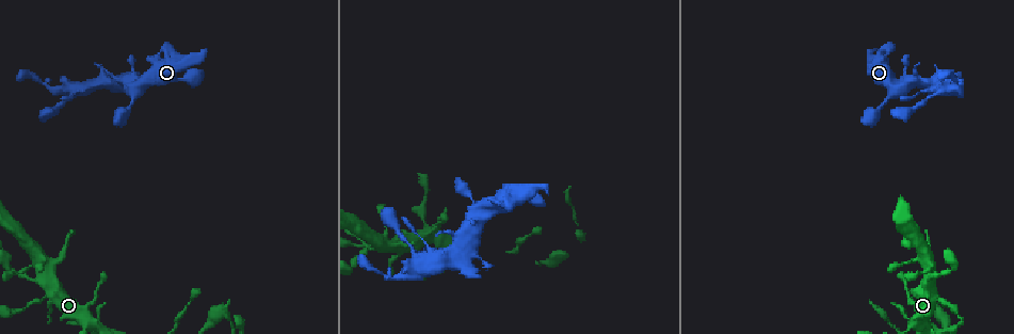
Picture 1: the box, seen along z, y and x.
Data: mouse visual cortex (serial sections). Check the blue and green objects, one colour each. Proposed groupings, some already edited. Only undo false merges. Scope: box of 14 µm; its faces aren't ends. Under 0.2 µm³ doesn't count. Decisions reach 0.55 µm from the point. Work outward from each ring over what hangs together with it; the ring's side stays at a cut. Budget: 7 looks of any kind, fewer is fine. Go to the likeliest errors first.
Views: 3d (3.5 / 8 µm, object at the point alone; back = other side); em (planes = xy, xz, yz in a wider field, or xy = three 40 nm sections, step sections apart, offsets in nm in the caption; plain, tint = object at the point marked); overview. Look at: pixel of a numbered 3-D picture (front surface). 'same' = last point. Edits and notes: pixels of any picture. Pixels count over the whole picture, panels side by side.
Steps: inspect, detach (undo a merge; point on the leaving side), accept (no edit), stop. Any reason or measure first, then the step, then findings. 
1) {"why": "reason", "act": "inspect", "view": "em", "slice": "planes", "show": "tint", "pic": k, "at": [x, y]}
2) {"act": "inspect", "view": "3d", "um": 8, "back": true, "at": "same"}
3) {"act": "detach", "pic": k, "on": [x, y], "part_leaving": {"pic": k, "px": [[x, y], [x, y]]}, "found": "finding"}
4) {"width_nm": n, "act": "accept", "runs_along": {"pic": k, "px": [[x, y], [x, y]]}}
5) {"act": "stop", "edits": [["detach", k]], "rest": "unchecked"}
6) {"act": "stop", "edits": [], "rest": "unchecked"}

{"act": "inspect", "view": "3d", "um": 3.5, "pic": 1, "at": [45, 279]}

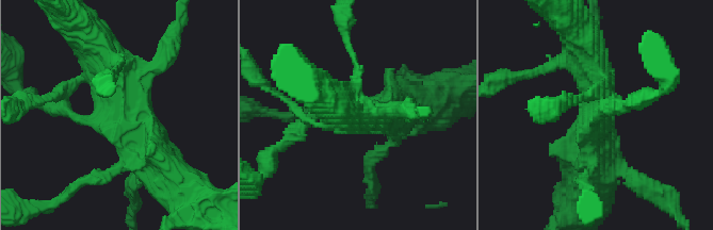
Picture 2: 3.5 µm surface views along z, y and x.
{"act": "inspect", "view": "em", "slice": "xy", "step": 1, "show": "tint", "pic": 2, "at": [119, 111]}

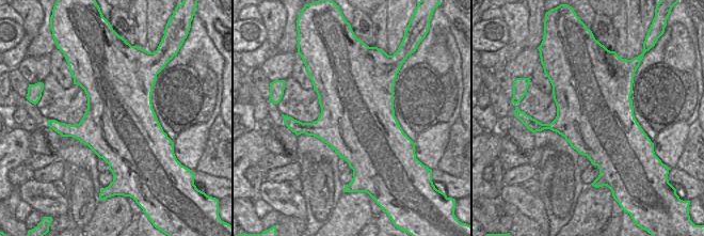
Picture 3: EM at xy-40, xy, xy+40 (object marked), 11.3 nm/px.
{"width_nm": 850, "act": "accept", "runs_along": {"pic": 2, "px": [[164, 169], [118, 111], [99, 45]]}, "found": "one cell here"}

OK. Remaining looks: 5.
{"why": "thin arm on a thick one", "act": "inspect", "view": "3d", "um": 8, "pic": 1, "at": [924, 322]}

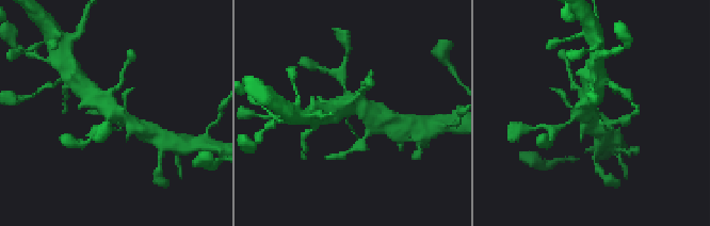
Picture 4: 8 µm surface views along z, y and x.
{"act": "inspect", "view": "3d", "um": 3.5, "pic": 4, "at": [347, 113]}

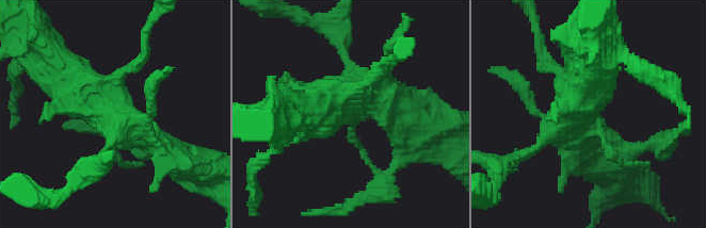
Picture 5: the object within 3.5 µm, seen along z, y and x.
{"act": "inspect", "view": "em", "slice": "xy", "step": 1, "show": "tint", "pic": 5, "at": [590, 123]}

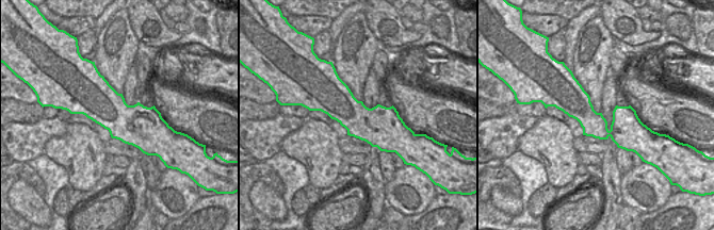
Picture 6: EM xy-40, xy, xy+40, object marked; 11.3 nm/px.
{"act": "accept", "runs_along": {"pic": 5, "px": [[66, 75], [109, 111], [112, 153], [131, 163]]}, "found": "continuous, no second cell"}

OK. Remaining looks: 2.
{"why": "calibre changes", "act": "inspect", "view": "3d", "um": 3.5, "pic": 1, "at": [474, 209]}

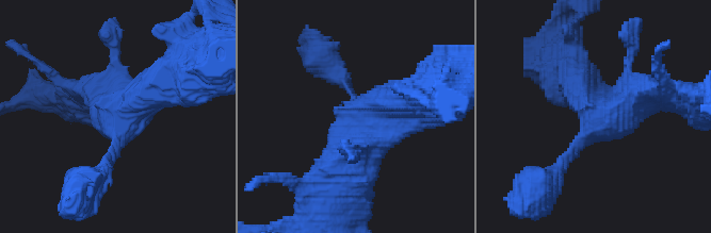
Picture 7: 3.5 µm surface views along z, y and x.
{"arms": 3, "arm_widths_nm": [150, 500, 600], "act": "inspect", "view": "em", "slice": "xy", "step": 2, "show": "tint", "pic": 7, "at": [598, 122]}

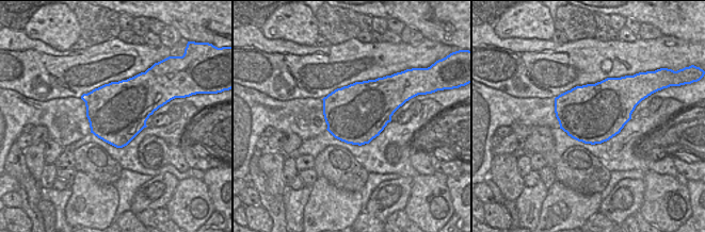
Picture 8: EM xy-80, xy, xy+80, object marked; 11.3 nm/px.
{"act": "accept", "runs_along": {"pic": 7, "px": [[429, 95], [373, 121], [350, 182]]}, "found": "one cell here"}

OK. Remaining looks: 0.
{"act": "stop", "edits": [], "rest": "unchecked"}

